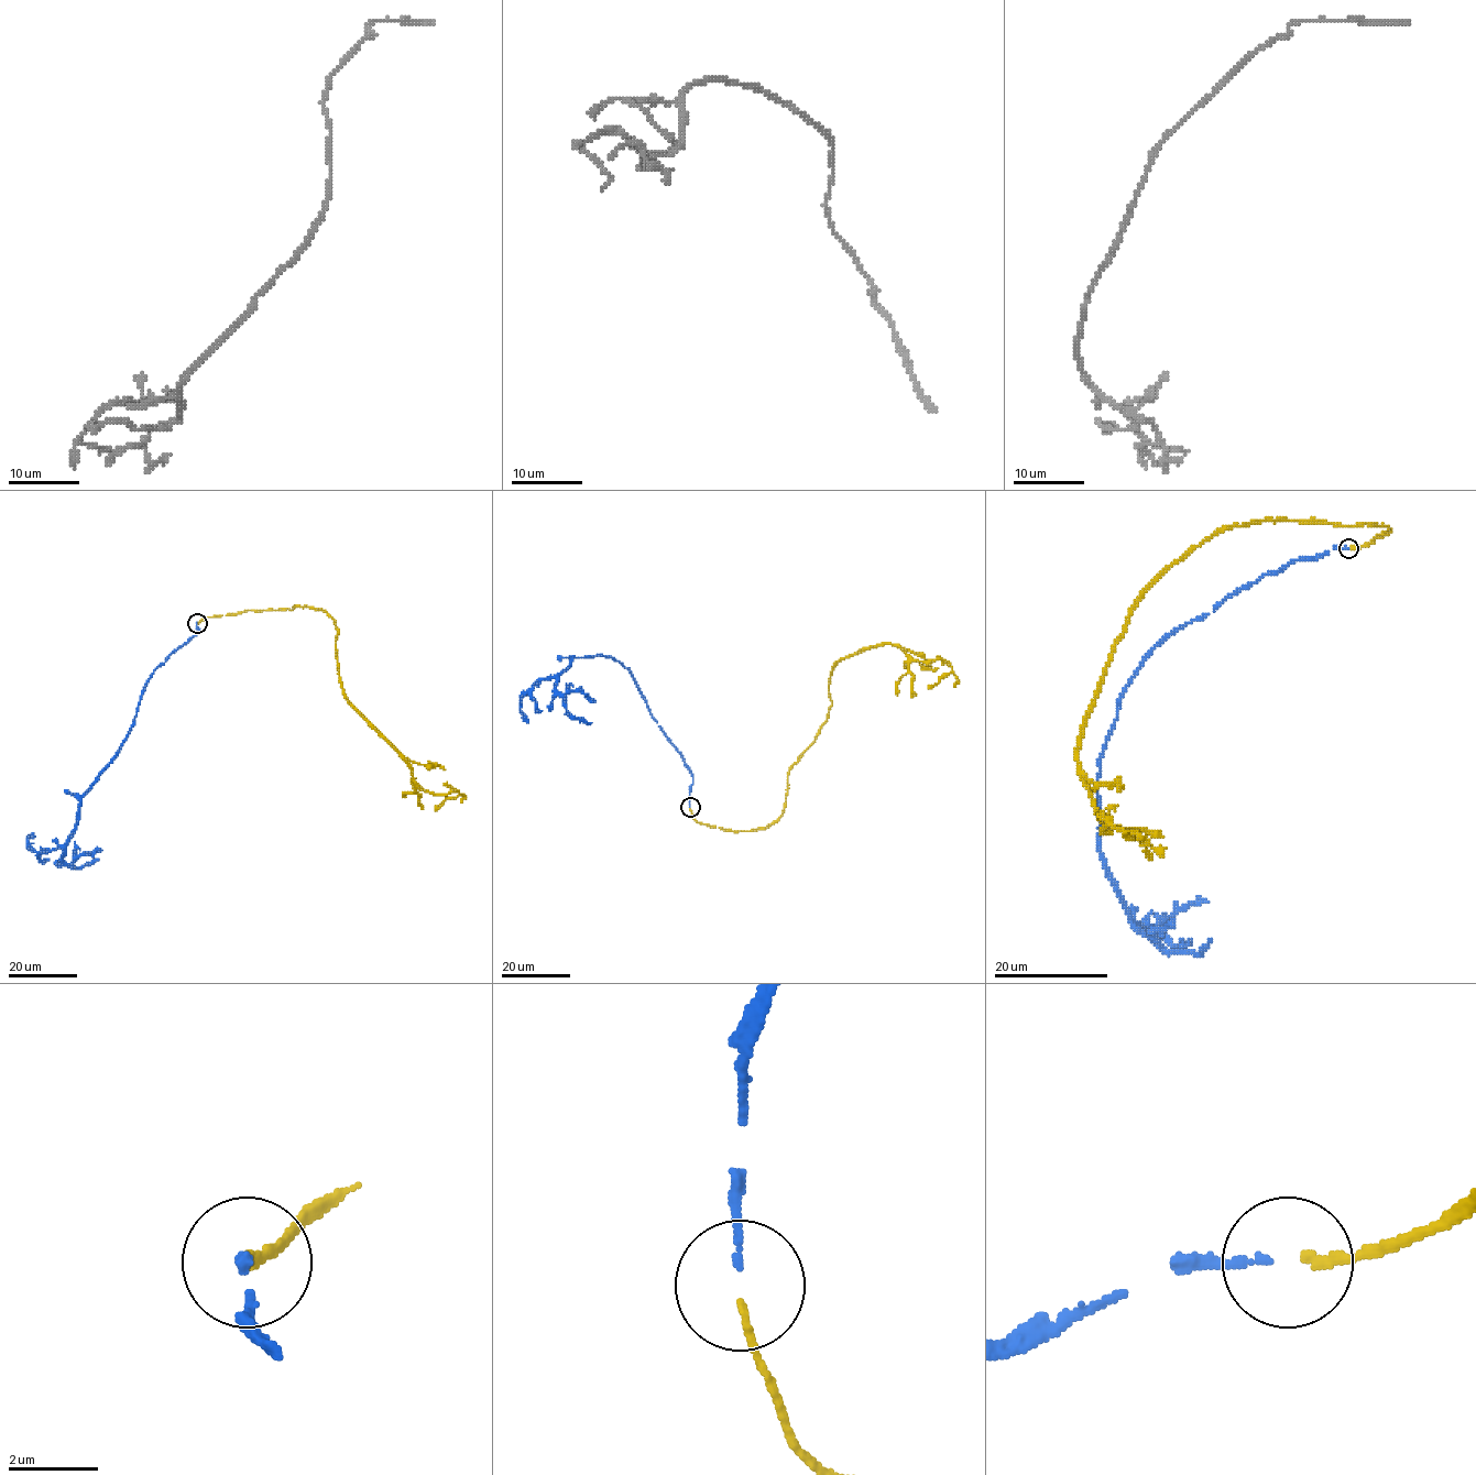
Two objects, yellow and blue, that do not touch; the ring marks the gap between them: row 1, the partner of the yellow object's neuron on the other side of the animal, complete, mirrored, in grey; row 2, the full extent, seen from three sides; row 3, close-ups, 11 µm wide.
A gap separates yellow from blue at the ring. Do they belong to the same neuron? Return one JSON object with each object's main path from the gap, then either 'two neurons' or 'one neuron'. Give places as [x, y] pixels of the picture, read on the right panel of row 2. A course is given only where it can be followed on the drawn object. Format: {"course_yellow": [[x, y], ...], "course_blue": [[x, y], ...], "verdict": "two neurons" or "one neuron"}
{"course_yellow": [[1351, 548], [1389, 526], [1233, 525], [1139, 599], [1078, 773], [1102, 831], [1139, 840], [1150, 860]], "course_blue": [[1347, 548], [1173, 629], [1101, 754], [1100, 850], [1130, 921], [1167, 950], [1209, 940]], "verdict": "one neuron"}

